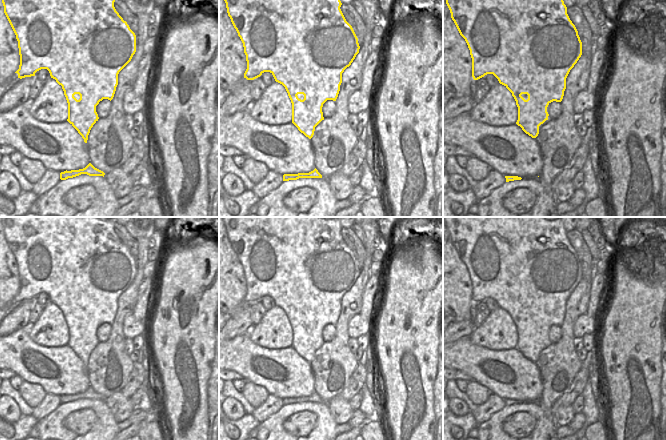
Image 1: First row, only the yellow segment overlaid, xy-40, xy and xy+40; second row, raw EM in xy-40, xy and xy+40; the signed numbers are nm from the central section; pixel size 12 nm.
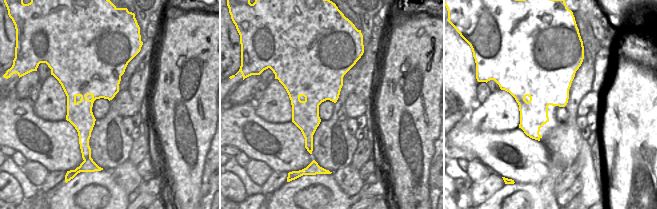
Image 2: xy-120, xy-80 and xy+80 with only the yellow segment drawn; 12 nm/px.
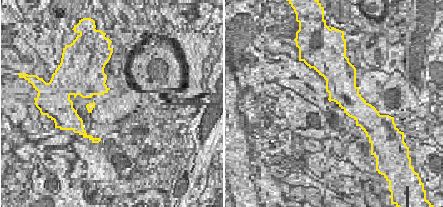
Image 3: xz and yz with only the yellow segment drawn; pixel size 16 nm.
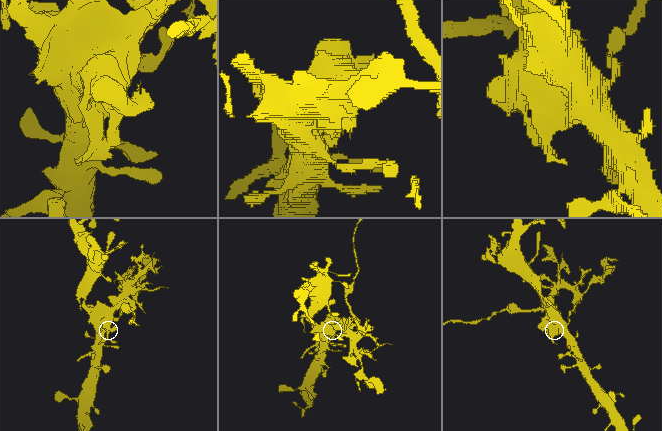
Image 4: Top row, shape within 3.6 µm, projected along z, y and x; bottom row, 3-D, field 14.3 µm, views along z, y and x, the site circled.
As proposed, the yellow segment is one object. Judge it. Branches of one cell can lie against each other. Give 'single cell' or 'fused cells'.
fused cells

